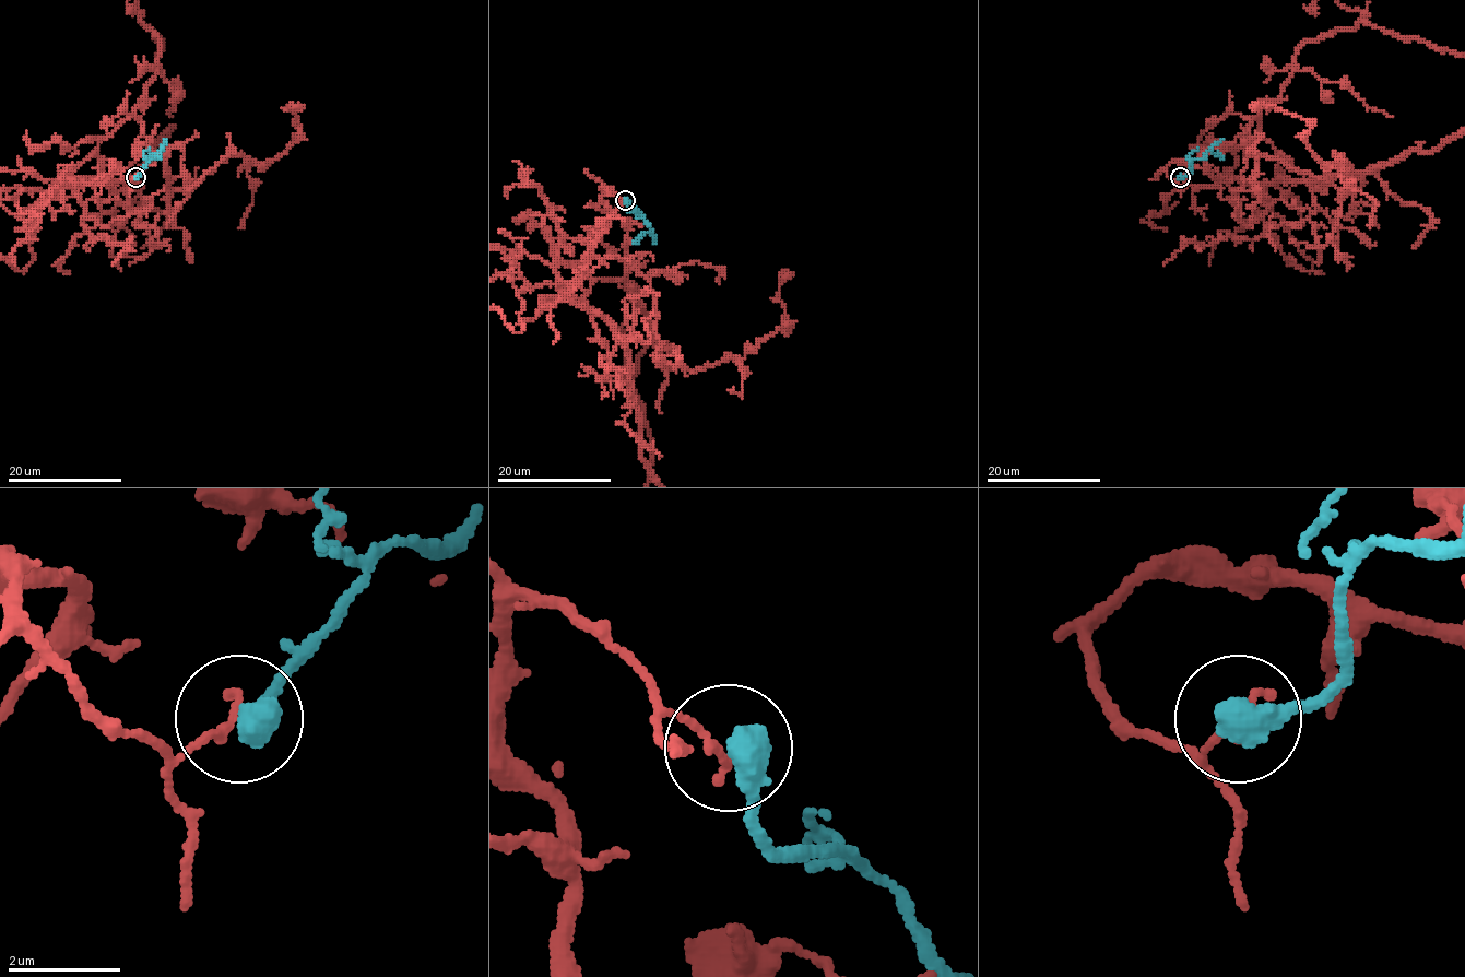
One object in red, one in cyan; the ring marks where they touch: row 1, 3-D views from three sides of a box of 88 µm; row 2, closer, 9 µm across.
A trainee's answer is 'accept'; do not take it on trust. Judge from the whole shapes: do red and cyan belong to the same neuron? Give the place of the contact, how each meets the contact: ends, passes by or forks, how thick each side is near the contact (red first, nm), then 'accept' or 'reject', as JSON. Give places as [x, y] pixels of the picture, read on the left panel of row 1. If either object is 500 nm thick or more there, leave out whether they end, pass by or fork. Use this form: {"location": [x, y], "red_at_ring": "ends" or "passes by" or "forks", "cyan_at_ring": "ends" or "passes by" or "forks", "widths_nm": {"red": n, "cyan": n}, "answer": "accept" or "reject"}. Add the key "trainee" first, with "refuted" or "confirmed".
{"trainee": "refuted", "location": [136, 177], "widths_nm": {"red": 170, "cyan": 600}, "answer": "reject"}

